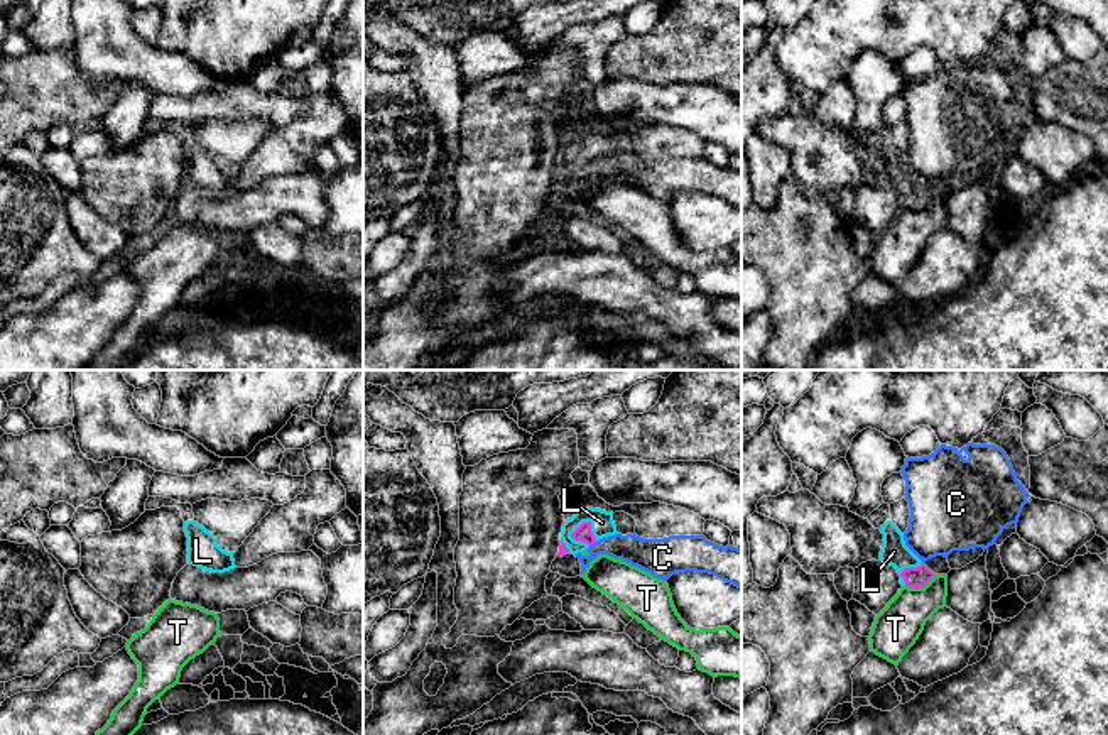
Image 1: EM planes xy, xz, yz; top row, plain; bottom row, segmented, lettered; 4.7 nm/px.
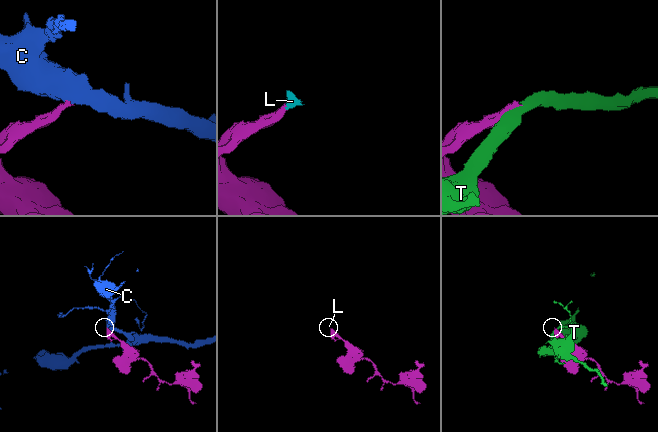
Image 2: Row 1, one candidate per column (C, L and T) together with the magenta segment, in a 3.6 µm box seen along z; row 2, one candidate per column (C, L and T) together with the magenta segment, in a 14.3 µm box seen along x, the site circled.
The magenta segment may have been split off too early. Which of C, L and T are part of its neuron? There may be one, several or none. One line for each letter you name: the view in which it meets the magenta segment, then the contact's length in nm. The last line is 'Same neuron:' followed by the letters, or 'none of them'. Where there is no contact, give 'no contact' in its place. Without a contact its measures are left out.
L: xz | 140 nm
Same neuron: L

